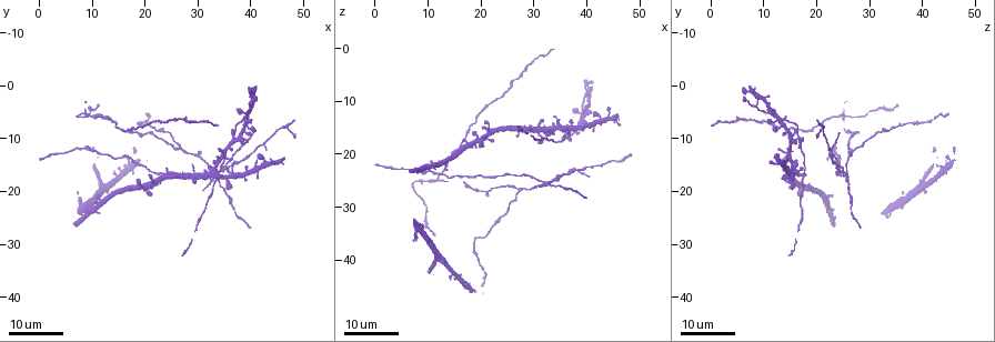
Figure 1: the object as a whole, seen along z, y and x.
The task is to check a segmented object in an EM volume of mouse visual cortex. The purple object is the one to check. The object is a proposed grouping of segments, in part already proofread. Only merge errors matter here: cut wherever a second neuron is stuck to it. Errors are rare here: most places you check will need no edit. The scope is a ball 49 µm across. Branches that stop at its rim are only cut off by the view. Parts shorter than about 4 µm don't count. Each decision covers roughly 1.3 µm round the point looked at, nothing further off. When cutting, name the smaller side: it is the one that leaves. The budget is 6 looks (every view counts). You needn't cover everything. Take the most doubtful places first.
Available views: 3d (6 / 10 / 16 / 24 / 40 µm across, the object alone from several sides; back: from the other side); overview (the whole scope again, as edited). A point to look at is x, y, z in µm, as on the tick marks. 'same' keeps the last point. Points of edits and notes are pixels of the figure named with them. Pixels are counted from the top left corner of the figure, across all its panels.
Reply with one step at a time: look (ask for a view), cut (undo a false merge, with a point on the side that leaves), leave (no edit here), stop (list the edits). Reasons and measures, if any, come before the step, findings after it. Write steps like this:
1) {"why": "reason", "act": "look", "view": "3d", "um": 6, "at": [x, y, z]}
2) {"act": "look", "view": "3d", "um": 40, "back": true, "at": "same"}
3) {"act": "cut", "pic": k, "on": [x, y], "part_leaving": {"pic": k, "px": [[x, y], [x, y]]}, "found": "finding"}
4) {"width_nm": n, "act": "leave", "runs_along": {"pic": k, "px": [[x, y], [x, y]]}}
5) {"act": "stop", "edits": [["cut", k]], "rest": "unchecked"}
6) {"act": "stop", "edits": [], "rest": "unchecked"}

{"act": "look", "view": "3d", "um": 16, "at": [11.5, 5.5, 25.0]}

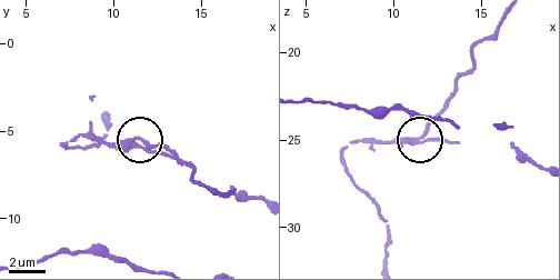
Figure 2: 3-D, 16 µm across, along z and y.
{"act": "look", "view": "3d", "um": 10, "at": [11.6, 5.6, 24.7]}

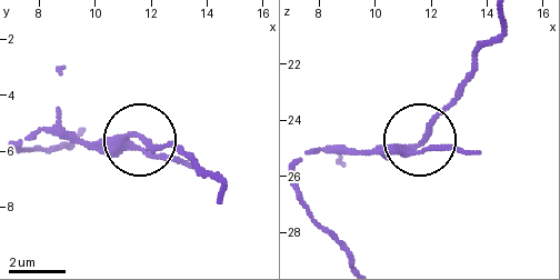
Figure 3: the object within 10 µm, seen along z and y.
{"width_nm": 230, "act": "cut", "pic": 3, "on": [427, 123], "part_leaving": {"pic": 3, "px": [[398, 147], [417, 140], [503, 18]]}, "found": "a second neuron is stuck on"}

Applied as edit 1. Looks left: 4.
{"why": "three arms meet", "act": "look", "view": "3d", "um": 24, "at": [27.5, 12.0, 27.5]}

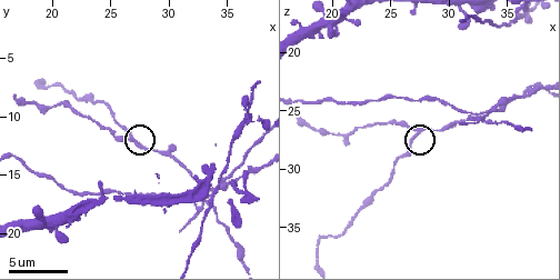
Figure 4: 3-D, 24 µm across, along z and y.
{"why": "zoom in", "act": "look", "view": "3d", "um": 6, "at": [27.2, 12.4, 27.2]}

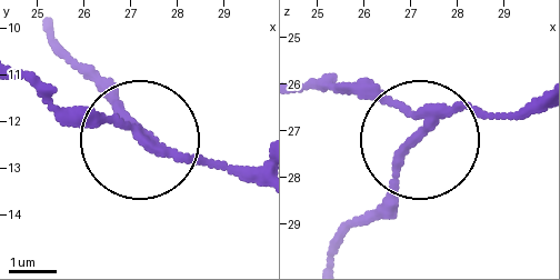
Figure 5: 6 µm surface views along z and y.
{"side_arm_um": 37, "act": "leave", "runs_along": {"pic": 5, "px": [[536, 99], [500, 119], [452, 111], [420, 134], [324, 74]]}, "found": "all the same neuron"}

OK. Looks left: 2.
{"why": "side arm on a straight run", "act": "look", "view": "3d", "um": 10, "at": [20.4, 9.0, 26.8]}

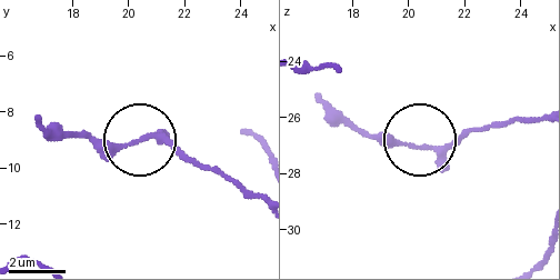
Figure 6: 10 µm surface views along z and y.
{"width_nm": 170, "act": "leave", "runs_along": {"pic": 6, "px": [[537, 117], [436, 146], [386, 146], [331, 123]]}, "found": "continuous, no second neuron"}

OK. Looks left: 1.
{"act": "stop", "edits": [["cut", 3]], "rest": "unchecked"}

